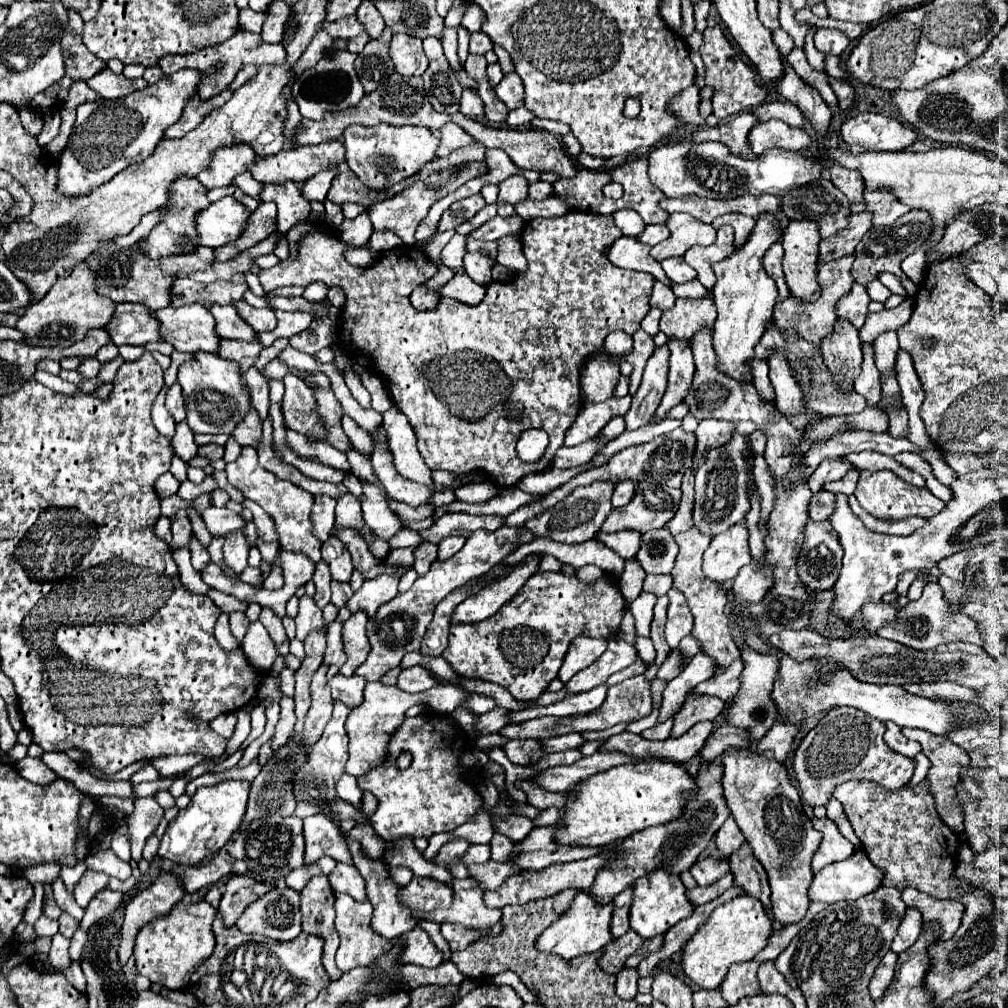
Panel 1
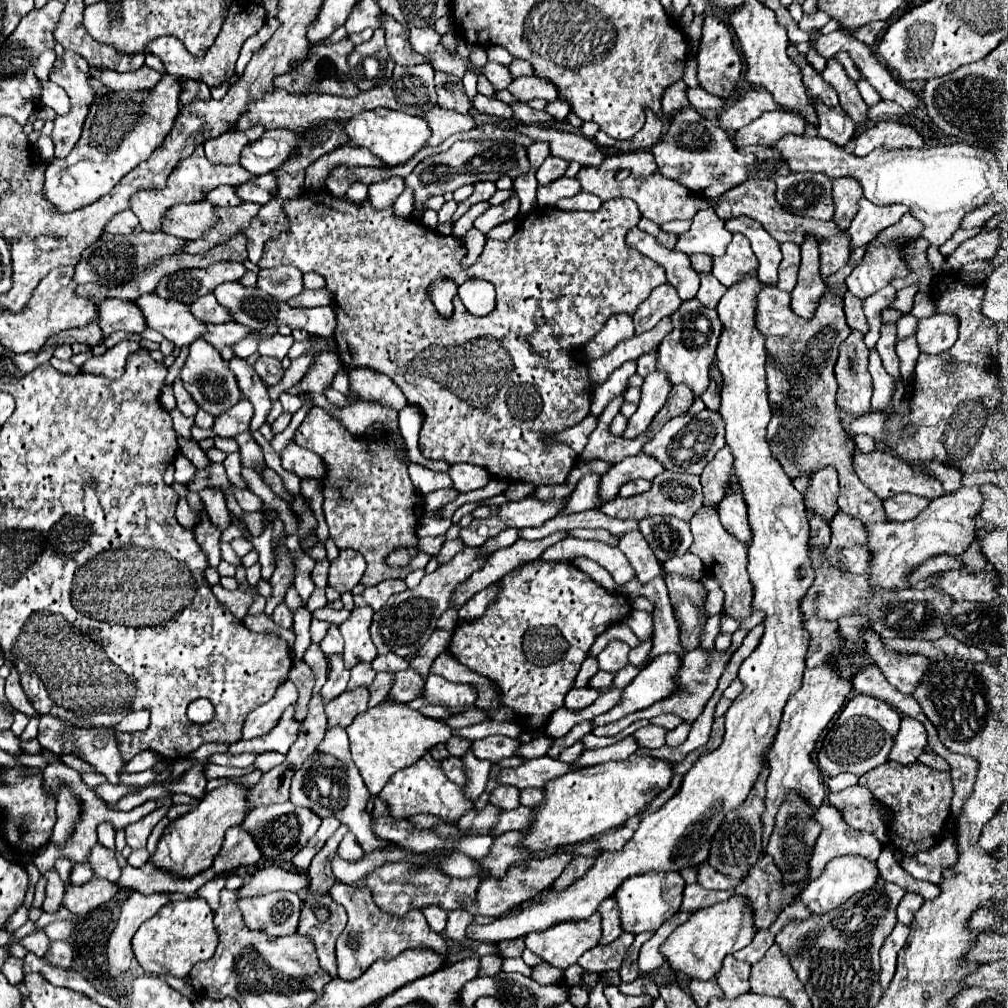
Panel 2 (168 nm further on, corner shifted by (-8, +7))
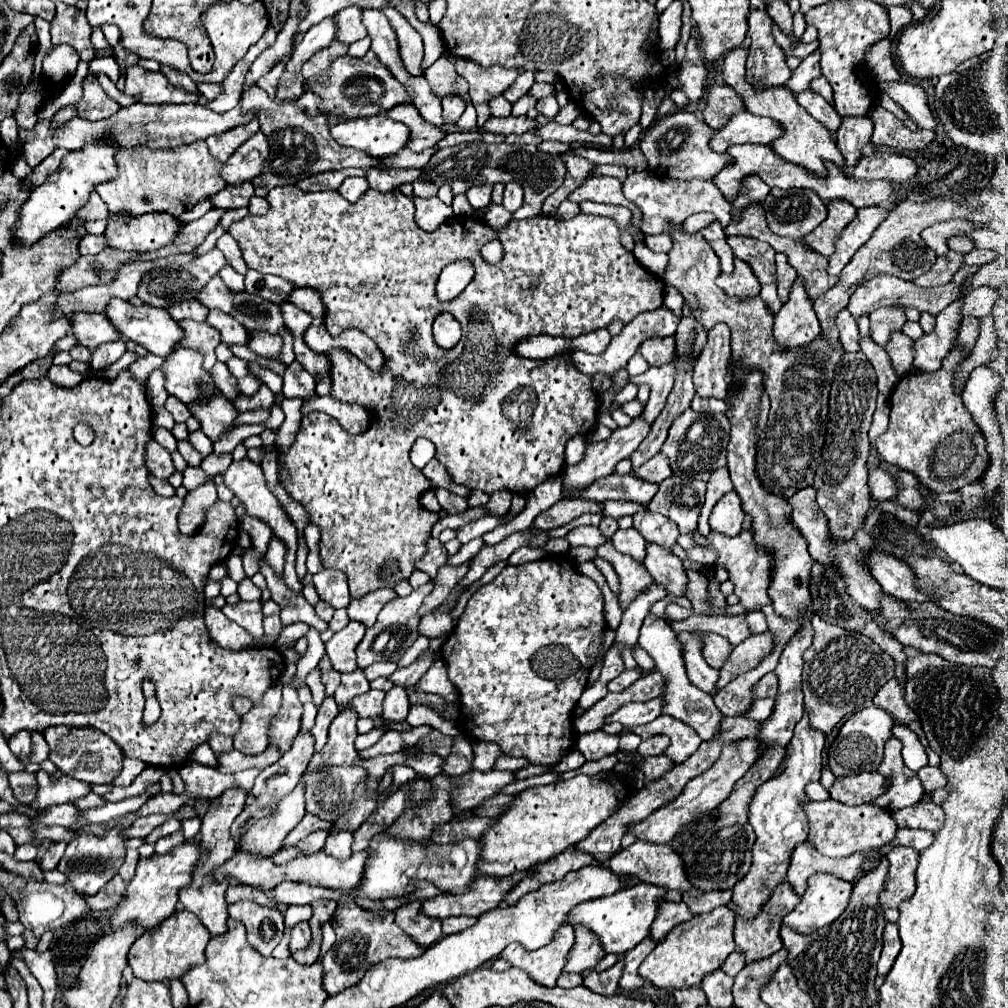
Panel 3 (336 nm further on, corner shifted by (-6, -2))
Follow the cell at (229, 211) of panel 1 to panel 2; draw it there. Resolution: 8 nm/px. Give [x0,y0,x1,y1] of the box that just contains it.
[161,201,215,239]

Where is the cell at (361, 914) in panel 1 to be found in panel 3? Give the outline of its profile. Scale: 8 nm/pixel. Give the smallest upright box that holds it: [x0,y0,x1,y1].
[321,898,427,994]

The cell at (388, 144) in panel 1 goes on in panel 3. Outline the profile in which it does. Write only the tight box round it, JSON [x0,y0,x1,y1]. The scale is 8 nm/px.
[331,116,409,158]

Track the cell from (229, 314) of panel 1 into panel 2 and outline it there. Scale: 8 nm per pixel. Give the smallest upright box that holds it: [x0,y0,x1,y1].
[189,293,231,323]

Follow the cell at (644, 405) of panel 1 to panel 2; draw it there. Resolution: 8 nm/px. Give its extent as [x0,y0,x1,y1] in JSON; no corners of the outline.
[621,371,671,439]

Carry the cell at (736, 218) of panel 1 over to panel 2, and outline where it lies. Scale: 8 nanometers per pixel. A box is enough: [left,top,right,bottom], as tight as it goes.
[725,219,781,285]

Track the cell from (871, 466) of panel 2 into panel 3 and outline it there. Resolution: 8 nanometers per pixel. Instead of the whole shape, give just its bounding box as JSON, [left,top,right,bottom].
[869,468,899,502]

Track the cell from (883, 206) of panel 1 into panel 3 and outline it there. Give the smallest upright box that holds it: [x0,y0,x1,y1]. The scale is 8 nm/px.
[827,206,891,276]

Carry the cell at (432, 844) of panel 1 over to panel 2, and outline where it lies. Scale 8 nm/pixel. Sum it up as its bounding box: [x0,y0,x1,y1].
[291,727,393,853]

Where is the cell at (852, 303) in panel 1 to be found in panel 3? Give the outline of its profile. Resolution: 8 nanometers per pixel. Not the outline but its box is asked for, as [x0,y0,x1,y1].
[837,308,859,352]

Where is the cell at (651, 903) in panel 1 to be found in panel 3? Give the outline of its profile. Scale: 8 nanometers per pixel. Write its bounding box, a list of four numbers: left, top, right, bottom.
[567,882,667,954]

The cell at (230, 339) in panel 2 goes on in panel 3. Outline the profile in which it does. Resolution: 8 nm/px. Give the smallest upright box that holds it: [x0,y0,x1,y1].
[179,320,221,370]

